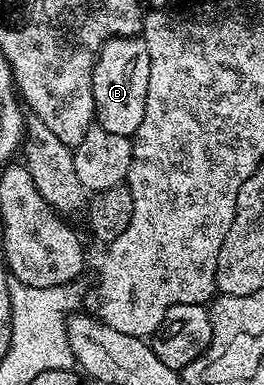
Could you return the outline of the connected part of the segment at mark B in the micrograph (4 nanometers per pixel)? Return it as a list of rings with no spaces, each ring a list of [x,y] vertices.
[[[137,34],[112,36],[101,47],[97,64],[93,67],[93,97],[95,98],[95,120],[100,128],[110,134],[123,134],[130,138],[136,136],[139,122],[143,122],[147,102],[147,78],[151,78],[151,54],[147,54],[147,42]]]

